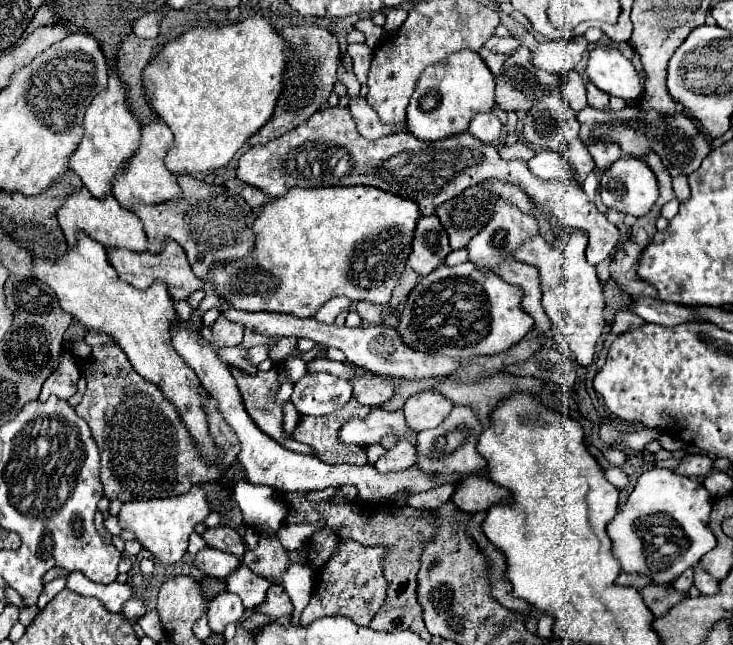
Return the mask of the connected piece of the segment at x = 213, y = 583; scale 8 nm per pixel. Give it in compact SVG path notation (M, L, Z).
M204 577L200 581L200 587L202 587L202 593L206 599L212 599L214 595L218 595L222 589L226 589L224 581L222 579L212 579L212 577Z

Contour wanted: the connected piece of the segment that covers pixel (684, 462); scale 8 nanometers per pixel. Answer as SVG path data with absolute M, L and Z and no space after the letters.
M684 455L674 473L686 477L706 477L708 473L712 473L712 459L706 455Z

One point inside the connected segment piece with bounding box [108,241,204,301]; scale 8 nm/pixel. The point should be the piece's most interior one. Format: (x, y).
(171, 266)

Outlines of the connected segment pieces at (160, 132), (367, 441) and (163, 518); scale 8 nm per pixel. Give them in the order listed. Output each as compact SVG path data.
M158 121L158 123L150 123L150 127L142 127L142 145L138 153L134 155L134 159L130 159L126 171L114 179L114 197L120 201L124 209L132 211L140 203L154 205L182 197L178 175L168 171L168 167L164 165L166 151L172 147L172 143L174 143L174 135L166 123Z
M374 407L366 419L350 419L338 437L344 443L358 443L358 445L374 445L380 443L384 435L404 435L410 427L406 425L404 411L384 411L382 407Z
M192 487L186 495L168 497L168 499L150 499L150 501L128 501L118 513L122 529L128 529L136 535L146 551L160 563L172 565L182 559L188 547L188 535L194 531L196 523L202 523L210 513L206 493L202 487Z

